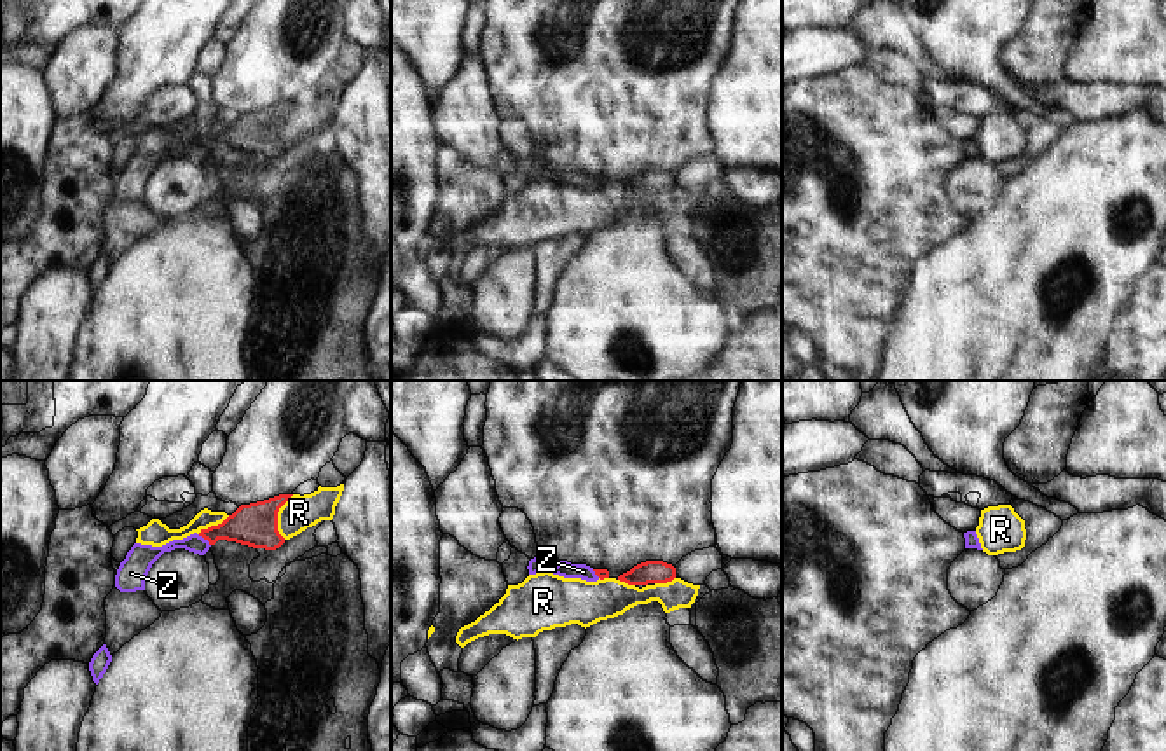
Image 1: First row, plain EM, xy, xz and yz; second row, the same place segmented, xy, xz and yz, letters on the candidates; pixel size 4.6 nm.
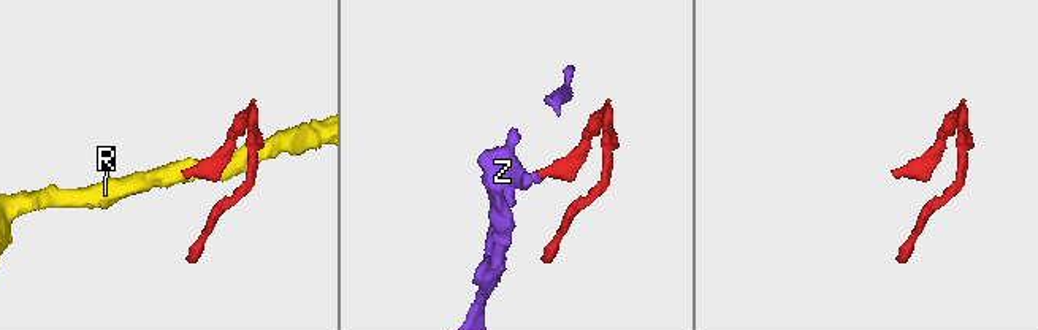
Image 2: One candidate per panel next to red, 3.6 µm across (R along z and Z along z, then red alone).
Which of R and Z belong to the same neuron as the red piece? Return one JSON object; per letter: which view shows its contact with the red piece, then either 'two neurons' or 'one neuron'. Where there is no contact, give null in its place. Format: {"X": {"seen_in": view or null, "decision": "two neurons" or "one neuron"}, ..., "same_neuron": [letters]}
{"R": {"seen_in": "xy", "decision": "two neurons"}, "Z": {"seen_in": "xy", "decision": "one neuron"}, "same_neuron": ["Z"]}

